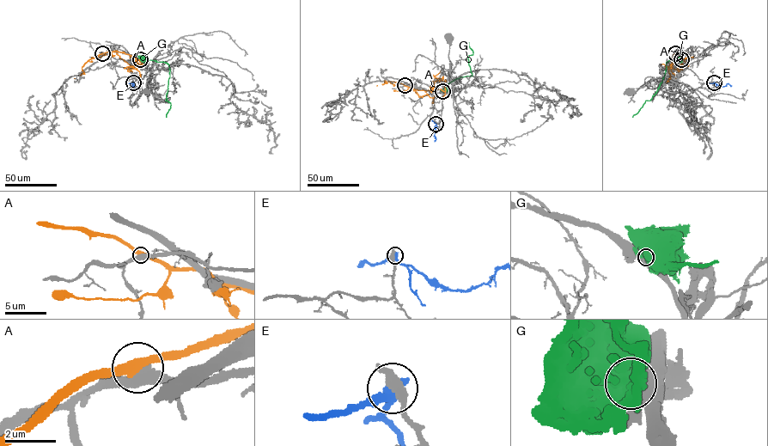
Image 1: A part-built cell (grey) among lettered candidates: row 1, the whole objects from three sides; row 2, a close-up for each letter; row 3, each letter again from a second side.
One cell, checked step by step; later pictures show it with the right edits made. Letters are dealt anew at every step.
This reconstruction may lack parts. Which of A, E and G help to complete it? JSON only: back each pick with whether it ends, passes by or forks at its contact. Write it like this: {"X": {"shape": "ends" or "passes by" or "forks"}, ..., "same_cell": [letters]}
{"same_cell": []}

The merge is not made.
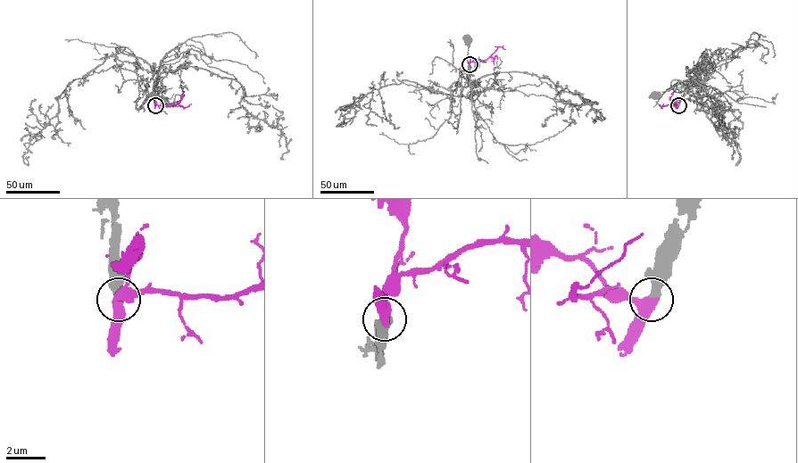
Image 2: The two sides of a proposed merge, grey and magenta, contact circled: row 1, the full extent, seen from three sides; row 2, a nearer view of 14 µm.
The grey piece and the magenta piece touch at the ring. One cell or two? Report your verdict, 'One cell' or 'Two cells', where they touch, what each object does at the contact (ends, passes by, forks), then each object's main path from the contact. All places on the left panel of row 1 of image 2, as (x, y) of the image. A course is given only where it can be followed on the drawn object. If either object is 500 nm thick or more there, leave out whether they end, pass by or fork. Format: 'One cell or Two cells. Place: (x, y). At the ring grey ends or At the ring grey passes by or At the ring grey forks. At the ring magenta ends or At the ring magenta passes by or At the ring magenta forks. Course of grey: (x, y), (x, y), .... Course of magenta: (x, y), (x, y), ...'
One cell. Place: (155, 105). Course of grey: (155, 105), (154, 82), (153, 95). Course of magenta: (155, 105), (176, 103), (184, 107), (191, 103)

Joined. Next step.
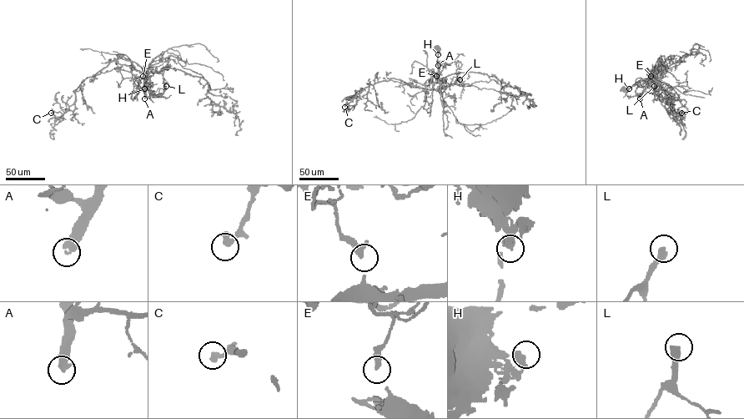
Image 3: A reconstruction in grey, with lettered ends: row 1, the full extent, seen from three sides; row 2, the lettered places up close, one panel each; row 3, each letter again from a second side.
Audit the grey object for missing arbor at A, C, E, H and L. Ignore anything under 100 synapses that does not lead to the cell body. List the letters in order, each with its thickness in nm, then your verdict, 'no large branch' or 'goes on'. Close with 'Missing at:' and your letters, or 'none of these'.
A: 400 nm | goes on
C: 340 nm | no large branch
E: 240 nm | no large branch
H: 320 nm | no large branch
L: 400 nm | no large branch
Missing at: A

